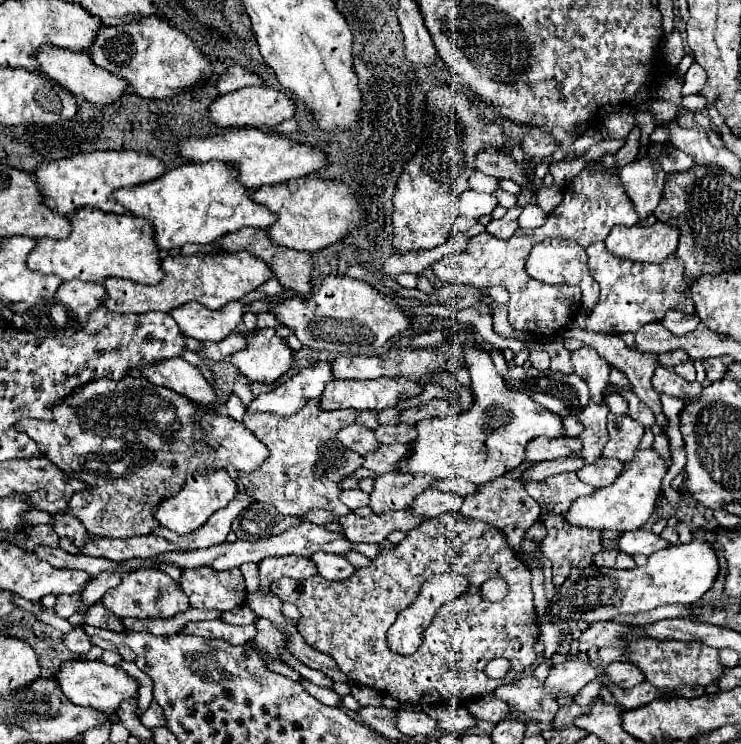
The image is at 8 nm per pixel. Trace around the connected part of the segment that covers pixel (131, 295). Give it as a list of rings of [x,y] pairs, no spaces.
[[[245,251],[239,253],[207,253],[191,257],[167,257],[161,263],[165,277],[155,285],[139,285],[129,279],[109,277],[105,281],[105,299],[103,305],[113,313],[147,313],[147,311],[173,311],[179,305],[197,301],[209,309],[221,309],[229,301],[241,299],[245,293],[257,289],[263,281],[273,277],[271,269],[265,263]]]

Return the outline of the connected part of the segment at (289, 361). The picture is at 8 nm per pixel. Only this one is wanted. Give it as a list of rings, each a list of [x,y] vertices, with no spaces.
[[[257,329],[251,335],[247,331],[245,341],[247,347],[233,353],[227,361],[249,381],[273,383],[293,365],[293,351],[275,335],[275,329]]]

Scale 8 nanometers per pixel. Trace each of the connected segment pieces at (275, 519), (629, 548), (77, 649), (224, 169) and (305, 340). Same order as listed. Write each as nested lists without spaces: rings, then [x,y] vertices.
[[[253,501],[233,521],[233,533],[237,535],[237,539],[253,541],[253,539],[265,539],[265,537],[279,535],[287,531],[289,527],[297,527],[297,523],[301,523],[299,517],[279,515],[279,511],[275,511],[273,505]]]
[[[637,529],[637,531],[631,531],[631,533],[621,533],[617,537],[617,547],[629,555],[637,555],[637,553],[643,553],[643,555],[651,555],[659,549],[665,549],[669,547],[669,543],[651,533],[651,531],[645,531],[645,529]]]
[[[73,625],[73,629],[67,635],[63,635],[63,643],[73,653],[87,653],[91,649],[87,633],[83,631],[81,625]]]
[[[219,161],[179,165],[155,181],[123,187],[113,193],[115,201],[131,215],[151,221],[155,229],[155,243],[163,251],[183,247],[185,243],[207,245],[221,235],[239,231],[243,227],[265,229],[275,221],[275,215],[249,199],[243,185],[235,181],[233,167]]]
[[[327,275],[319,287],[319,291],[315,295],[311,295],[309,299],[301,299],[301,297],[291,297],[291,299],[283,299],[279,303],[269,301],[269,313],[273,313],[283,325],[291,327],[293,333],[299,337],[299,341],[305,347],[311,349],[325,349],[325,351],[333,351],[333,353],[345,353],[345,355],[383,355],[387,343],[403,333],[409,327],[409,317],[387,297],[383,297],[379,291],[375,291],[369,283],[359,281],[359,279],[351,279],[347,275]]]

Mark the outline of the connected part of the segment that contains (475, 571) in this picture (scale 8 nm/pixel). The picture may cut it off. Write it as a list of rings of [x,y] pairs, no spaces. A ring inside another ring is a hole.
[[[445,513],[435,519],[423,521],[419,527],[409,531],[399,545],[391,549],[383,549],[375,559],[371,559],[371,565],[355,569],[355,573],[349,579],[327,581],[321,575],[315,575],[305,581],[297,581],[283,577],[277,583],[273,583],[273,593],[277,593],[281,601],[291,601],[299,607],[301,621],[297,631],[313,649],[329,655],[349,679],[359,681],[363,685],[371,685],[379,689],[383,695],[393,695],[403,703],[413,703],[413,705],[446,704],[450,701],[469,703],[489,693],[497,685],[515,683],[519,673],[523,673],[537,661],[537,653],[533,647],[539,639],[539,625],[537,625],[537,611],[533,605],[531,571],[527,563],[519,557],[519,553],[513,547],[509,547],[505,533],[495,531],[495,527],[491,527],[485,521],[463,517],[459,513]],[[451,571],[465,575],[469,579],[469,589],[465,591],[465,595],[439,607],[431,625],[423,631],[423,643],[417,649],[417,653],[409,657],[391,653],[387,647],[385,633],[393,625],[399,611],[413,605],[421,585],[429,577]],[[491,577],[505,577],[505,581],[509,583],[509,593],[499,603],[487,603],[479,599],[479,585]],[[497,657],[503,657],[511,663],[503,679],[491,679],[483,671],[485,665]]]

